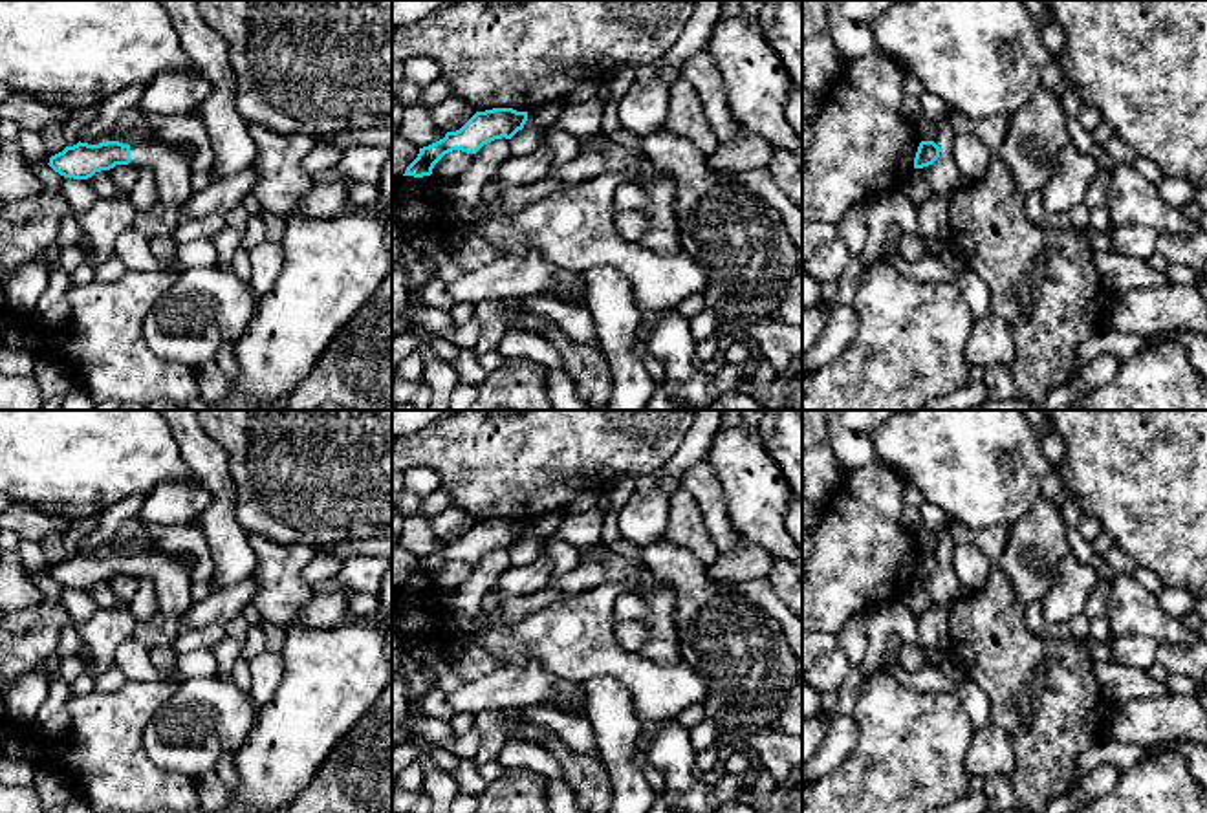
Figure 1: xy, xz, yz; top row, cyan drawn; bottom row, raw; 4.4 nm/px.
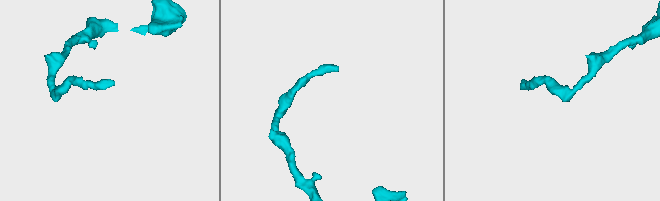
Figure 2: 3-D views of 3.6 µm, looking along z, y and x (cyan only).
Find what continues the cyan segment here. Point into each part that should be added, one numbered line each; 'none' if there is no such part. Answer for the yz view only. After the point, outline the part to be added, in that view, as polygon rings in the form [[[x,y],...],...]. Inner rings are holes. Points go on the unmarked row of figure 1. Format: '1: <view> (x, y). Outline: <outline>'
none

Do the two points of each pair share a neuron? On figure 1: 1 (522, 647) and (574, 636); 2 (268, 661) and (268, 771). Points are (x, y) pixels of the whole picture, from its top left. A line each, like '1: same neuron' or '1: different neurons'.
1: same neuron
2: different neurons

